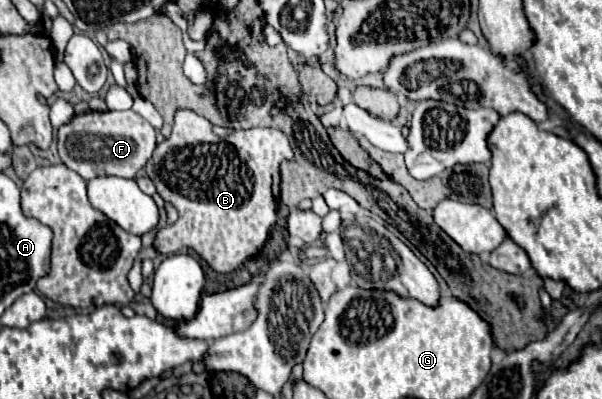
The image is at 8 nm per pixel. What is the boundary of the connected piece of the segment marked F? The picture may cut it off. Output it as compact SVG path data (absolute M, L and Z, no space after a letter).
M107 110L75 114L67 124L57 128L57 150L63 164L75 170L81 178L113 174L121 178L135 178L147 164L155 148L155 128L133 110Z

